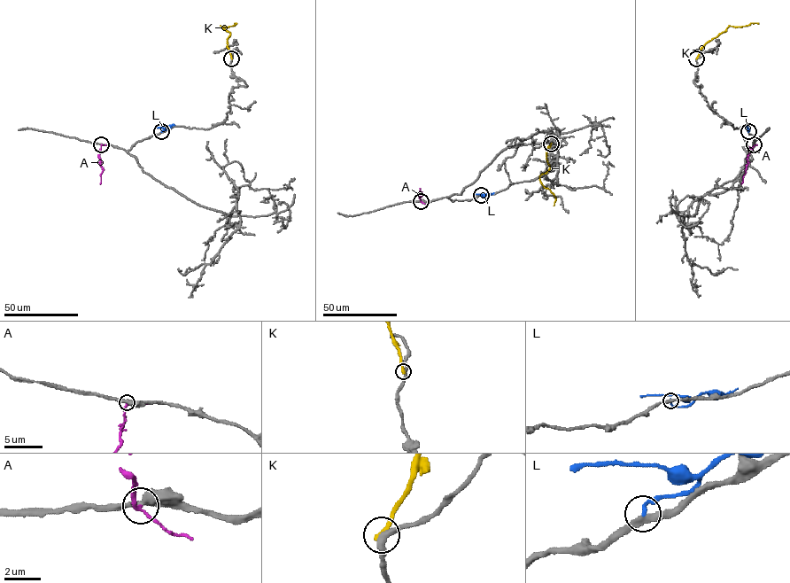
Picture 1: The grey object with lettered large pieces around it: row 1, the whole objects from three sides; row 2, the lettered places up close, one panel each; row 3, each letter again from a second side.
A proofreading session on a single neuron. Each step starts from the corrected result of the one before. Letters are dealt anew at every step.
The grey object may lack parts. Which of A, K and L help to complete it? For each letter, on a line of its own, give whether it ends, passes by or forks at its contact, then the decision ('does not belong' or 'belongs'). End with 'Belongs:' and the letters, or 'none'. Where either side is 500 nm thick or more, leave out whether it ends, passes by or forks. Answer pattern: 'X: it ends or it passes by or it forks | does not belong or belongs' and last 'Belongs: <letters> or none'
A: it passes by | does not belong
K: it ends | does not belong
L: it ends | does not belong
Belongs: none

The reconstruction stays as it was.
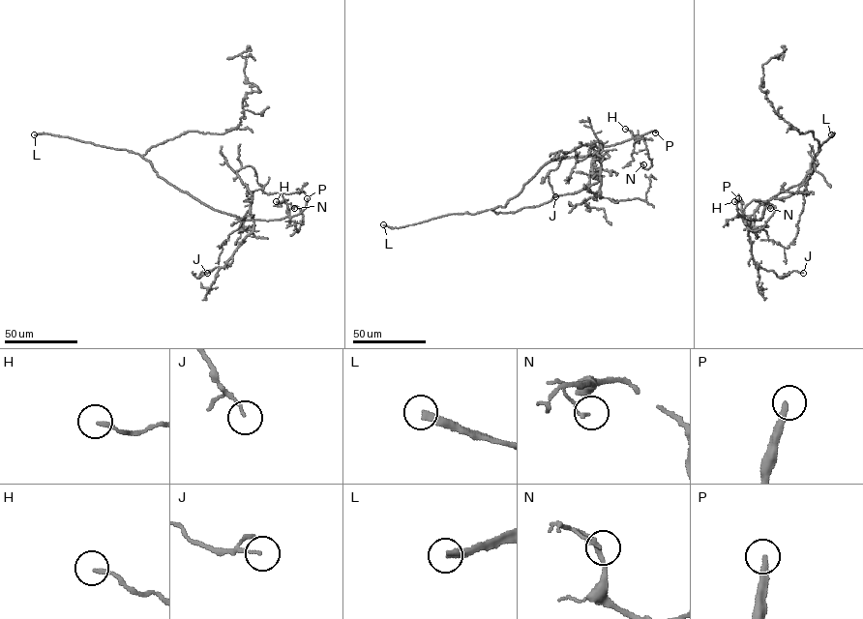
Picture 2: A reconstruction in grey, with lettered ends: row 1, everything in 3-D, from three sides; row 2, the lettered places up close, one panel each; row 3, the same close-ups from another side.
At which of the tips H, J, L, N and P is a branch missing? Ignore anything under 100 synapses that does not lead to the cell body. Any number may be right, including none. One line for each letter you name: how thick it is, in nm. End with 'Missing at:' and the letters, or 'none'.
L: Thickness 240 nm
P: Thickness 280 nm
Missing at: L, P

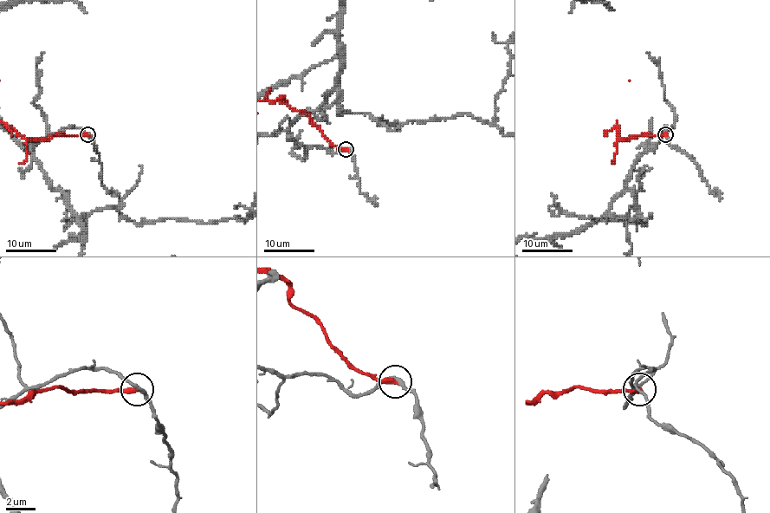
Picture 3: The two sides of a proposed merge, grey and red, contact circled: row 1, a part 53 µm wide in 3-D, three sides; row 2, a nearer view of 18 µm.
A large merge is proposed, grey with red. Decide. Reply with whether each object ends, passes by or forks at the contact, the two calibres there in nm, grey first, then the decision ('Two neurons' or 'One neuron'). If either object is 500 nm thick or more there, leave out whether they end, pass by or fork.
At the ring grey passes by. At the ring red ends. Thickness 200 nm (grey) against 360 nm. Two neurons

